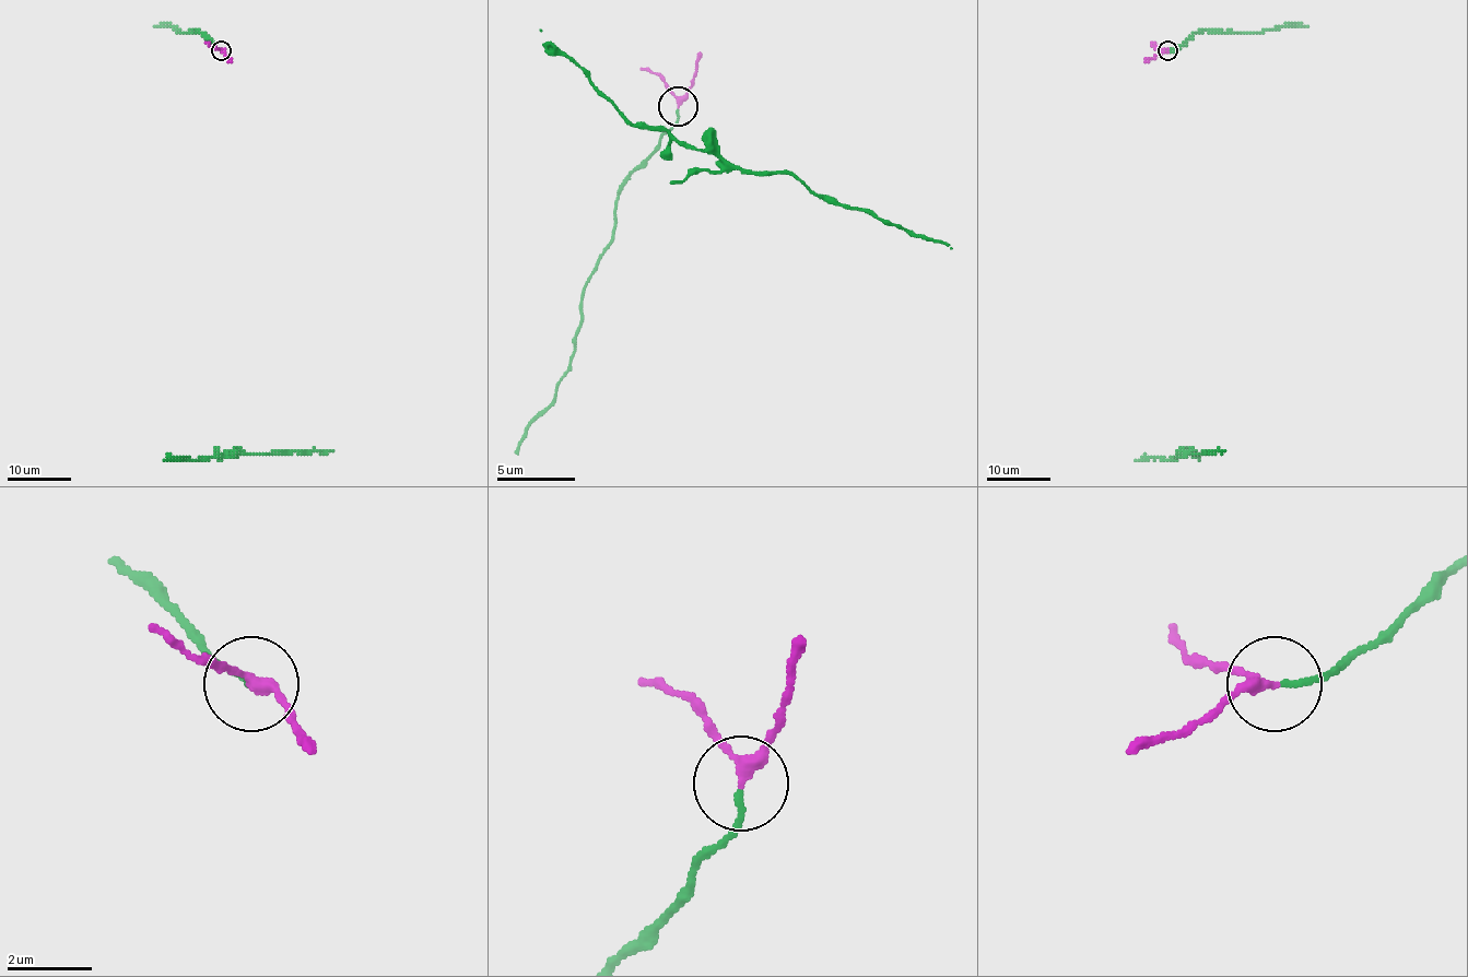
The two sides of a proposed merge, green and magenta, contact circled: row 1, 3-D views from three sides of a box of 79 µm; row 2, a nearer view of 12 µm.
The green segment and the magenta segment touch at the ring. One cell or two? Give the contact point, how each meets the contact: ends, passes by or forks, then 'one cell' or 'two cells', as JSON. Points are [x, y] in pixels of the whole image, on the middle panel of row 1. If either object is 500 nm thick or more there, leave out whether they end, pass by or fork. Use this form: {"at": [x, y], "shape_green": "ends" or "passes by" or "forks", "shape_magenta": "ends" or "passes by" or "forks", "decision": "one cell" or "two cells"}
{"at": [678, 106], "shape_green": "ends", "shape_magenta": "passes by", "decision": "one cell"}

